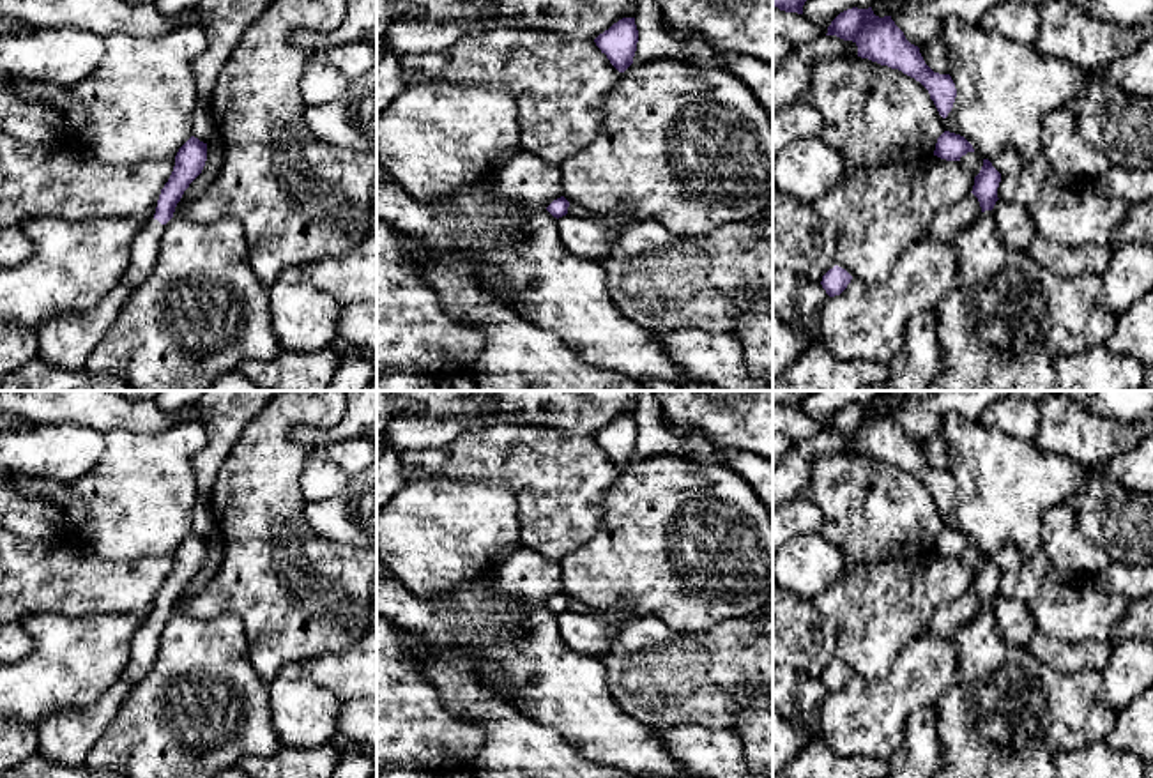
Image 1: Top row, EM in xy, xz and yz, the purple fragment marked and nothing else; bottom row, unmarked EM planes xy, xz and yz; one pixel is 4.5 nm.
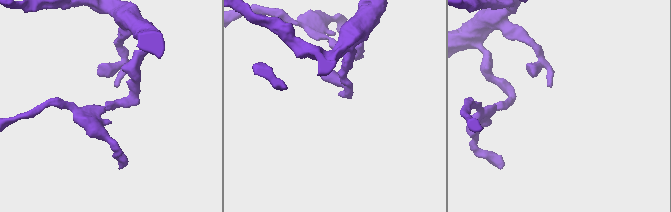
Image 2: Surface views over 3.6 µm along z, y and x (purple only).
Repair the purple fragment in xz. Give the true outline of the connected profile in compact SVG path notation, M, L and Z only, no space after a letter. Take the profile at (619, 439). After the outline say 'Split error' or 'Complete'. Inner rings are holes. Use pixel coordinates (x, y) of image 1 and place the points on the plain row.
M622 414L614 419L608 426L594 435L601 449L607 451L610 460L624 469L631 460L637 447L638 426L635 414Z. Complete

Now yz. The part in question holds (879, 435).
M852 403L831 417L826 431L852 437L858 442L858 453L898 465L920 477L943 515L951 507L957 493L951 472L934 469L925 460L920 444L905 435L891 412L879 414L872 403Z. Complete

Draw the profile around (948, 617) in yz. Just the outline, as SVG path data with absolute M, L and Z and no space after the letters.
M969 589L958 599L941 605L925 635L932 638L946 638L967 626L981 610L978 594Z

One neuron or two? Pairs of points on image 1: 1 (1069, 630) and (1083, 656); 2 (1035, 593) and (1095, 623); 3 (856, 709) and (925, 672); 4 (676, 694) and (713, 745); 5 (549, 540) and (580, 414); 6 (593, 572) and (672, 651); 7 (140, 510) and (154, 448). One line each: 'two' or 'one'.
1: two
2: one
3: one
4: two
5: two
6: two
7: one

